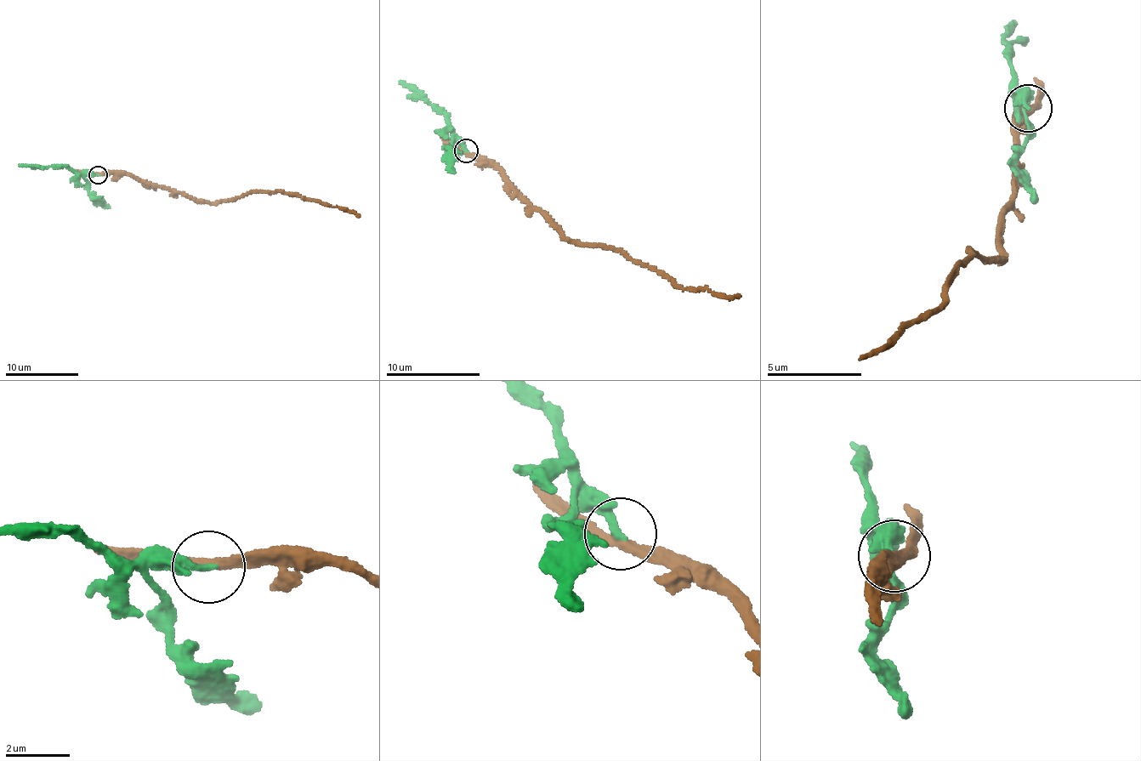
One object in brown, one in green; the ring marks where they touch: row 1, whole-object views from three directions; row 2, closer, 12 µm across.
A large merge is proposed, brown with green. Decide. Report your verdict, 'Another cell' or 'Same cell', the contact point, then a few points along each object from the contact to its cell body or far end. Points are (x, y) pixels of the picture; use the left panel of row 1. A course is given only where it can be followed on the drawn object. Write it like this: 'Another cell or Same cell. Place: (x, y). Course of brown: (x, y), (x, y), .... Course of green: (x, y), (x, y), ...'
Same cell. Place: (98, 174). Course of brown: (99, 175), (133, 175), (212, 202), (235, 200), (253, 191), (278, 191), (354, 211), (359, 217). Course of green: (99, 175), (82, 175), (62, 167), (19, 164)

